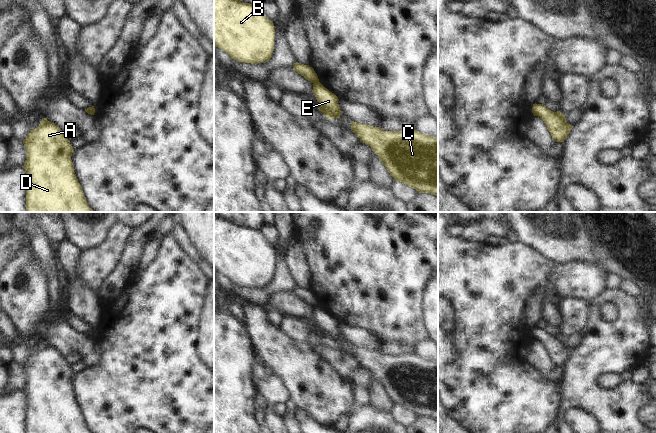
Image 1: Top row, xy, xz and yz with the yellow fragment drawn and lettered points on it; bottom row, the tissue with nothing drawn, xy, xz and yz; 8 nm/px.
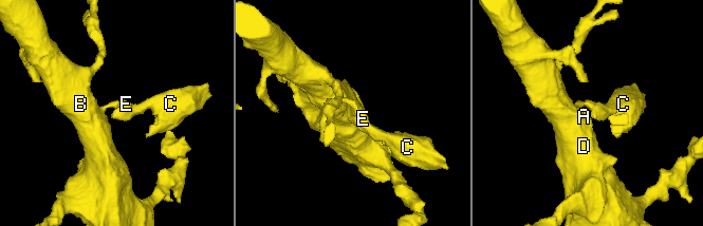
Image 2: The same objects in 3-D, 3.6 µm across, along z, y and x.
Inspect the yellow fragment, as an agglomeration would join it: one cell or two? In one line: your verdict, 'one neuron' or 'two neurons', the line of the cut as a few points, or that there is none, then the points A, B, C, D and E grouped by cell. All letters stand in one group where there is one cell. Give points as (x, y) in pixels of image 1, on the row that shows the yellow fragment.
two neurons | xz (318, 81), (313, 83) | A B D / C E

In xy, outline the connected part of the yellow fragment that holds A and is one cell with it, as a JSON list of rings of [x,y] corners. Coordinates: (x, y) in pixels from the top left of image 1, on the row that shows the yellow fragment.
[[[44,118],[37,128],[30,130],[23,144],[27,150],[25,164],[22,166],[26,173],[26,212],[94,212],[74,172],[71,160],[74,149],[64,131]]]

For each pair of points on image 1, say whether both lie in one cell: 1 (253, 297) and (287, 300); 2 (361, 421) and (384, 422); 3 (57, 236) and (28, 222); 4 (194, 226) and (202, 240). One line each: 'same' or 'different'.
1: different
2: same
3: different
4: same

